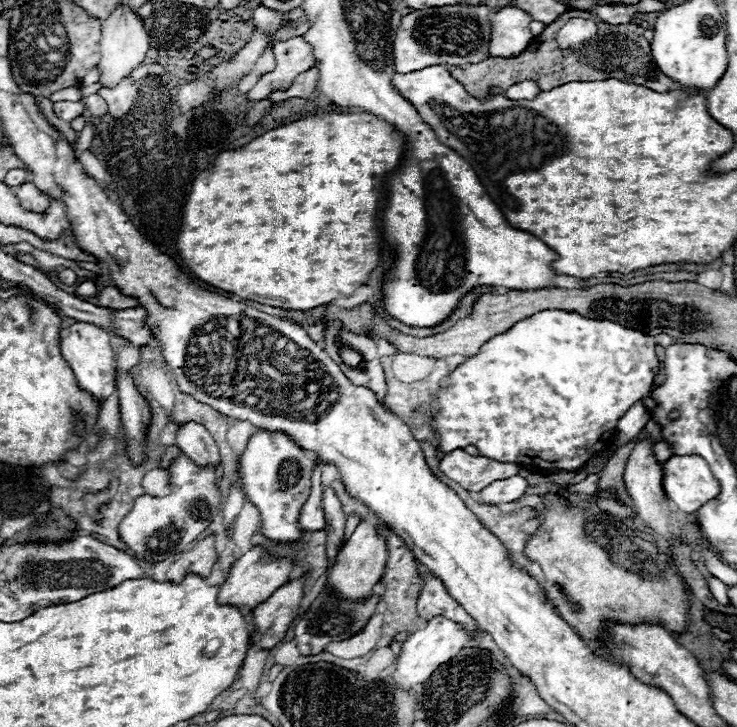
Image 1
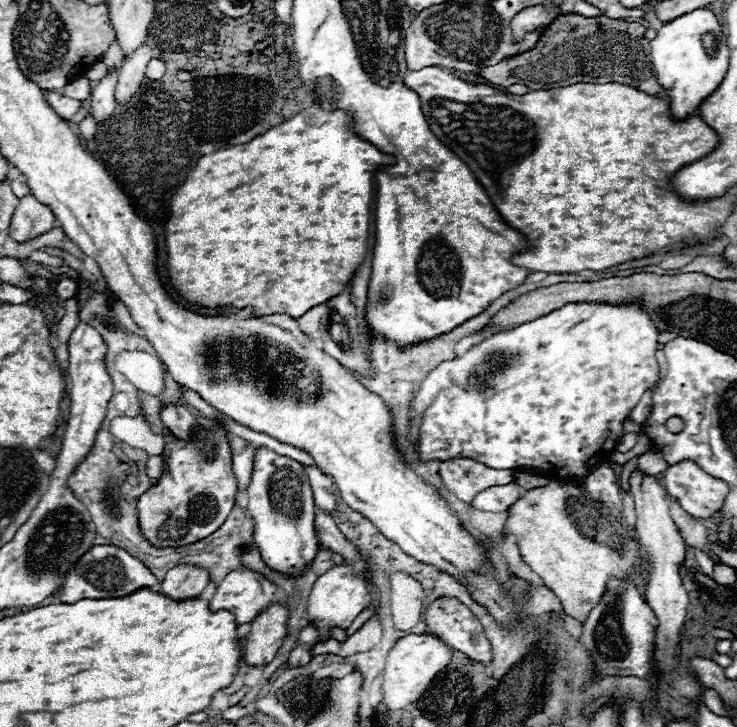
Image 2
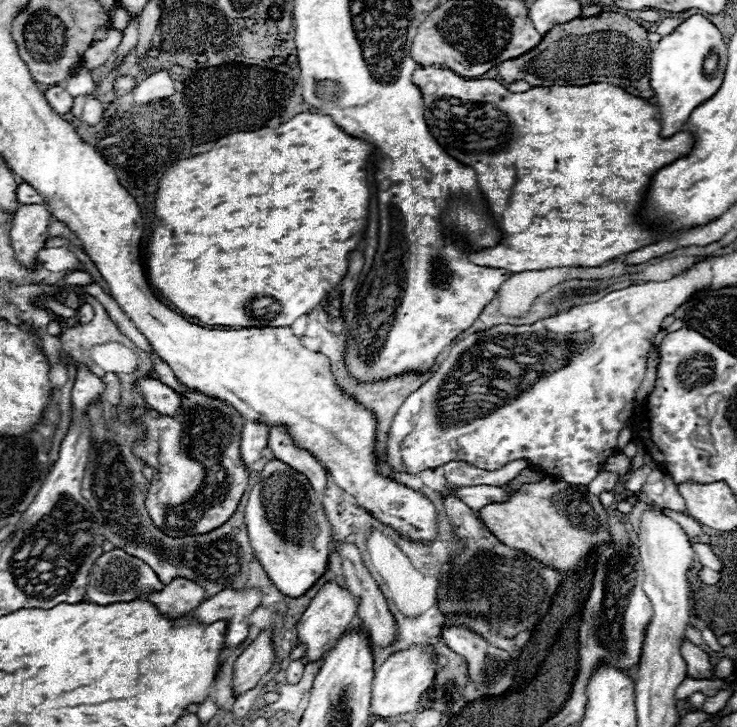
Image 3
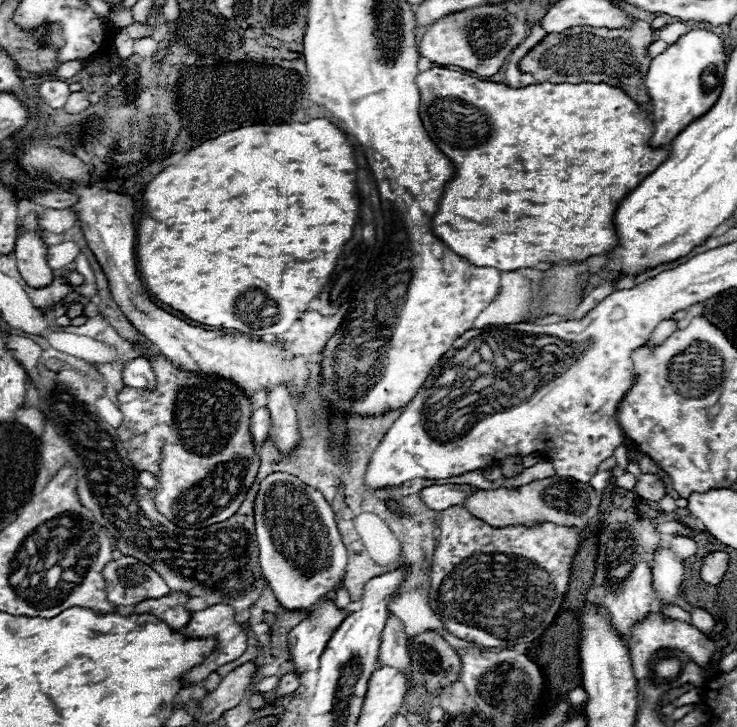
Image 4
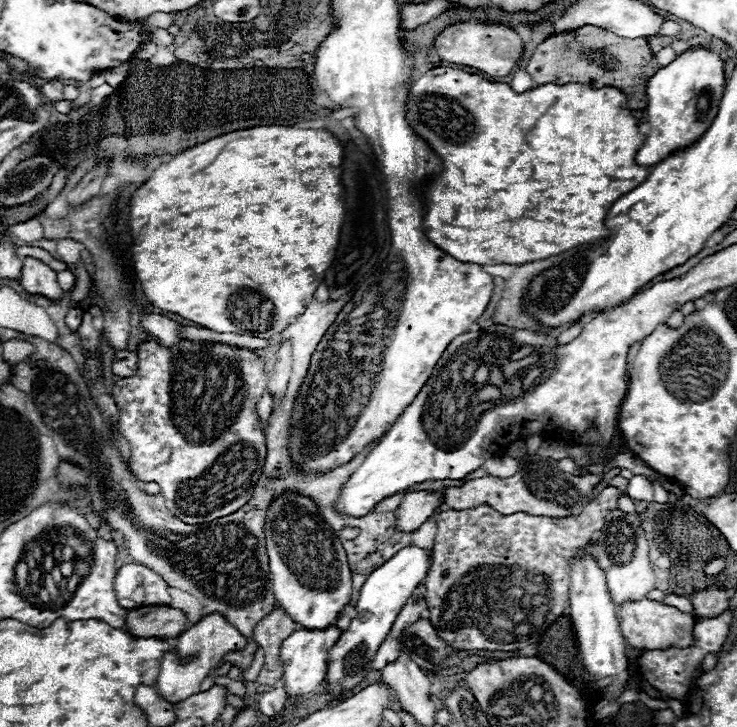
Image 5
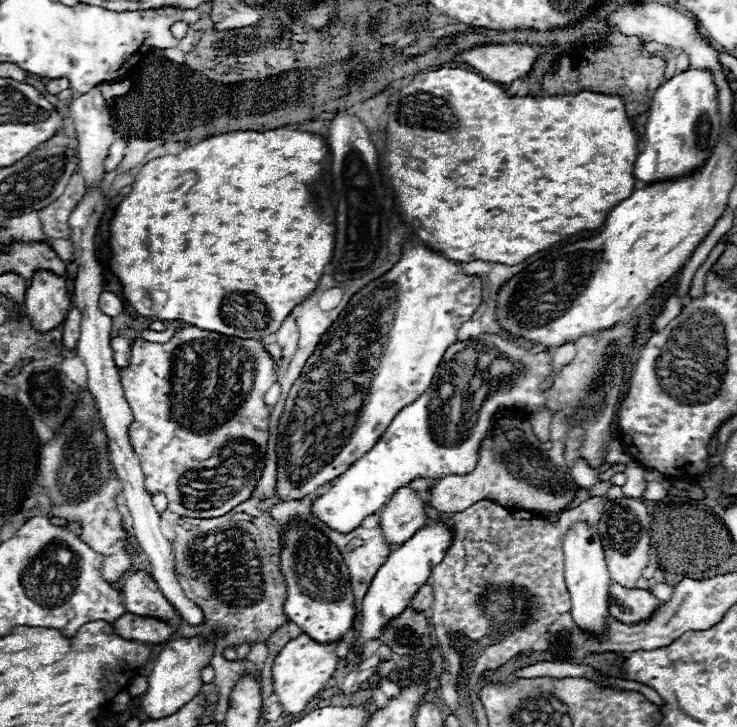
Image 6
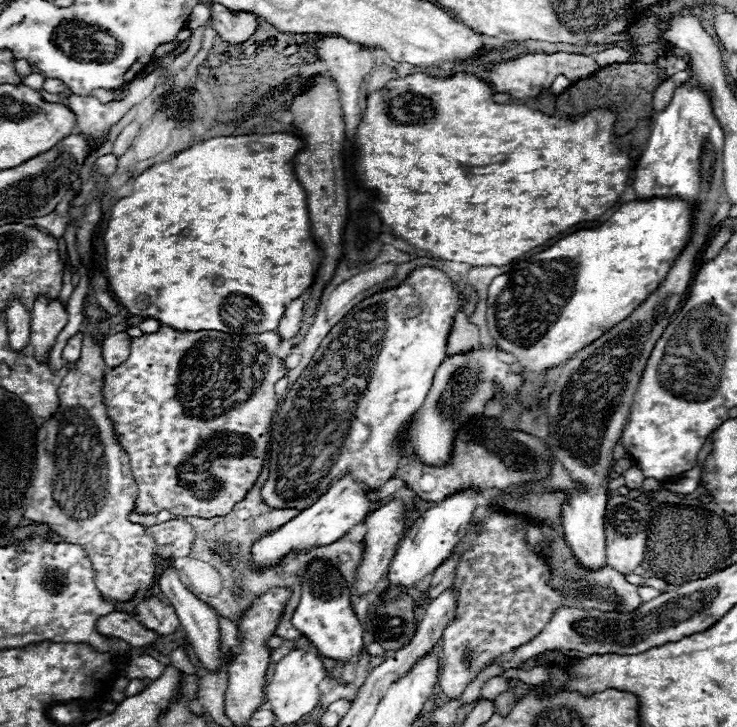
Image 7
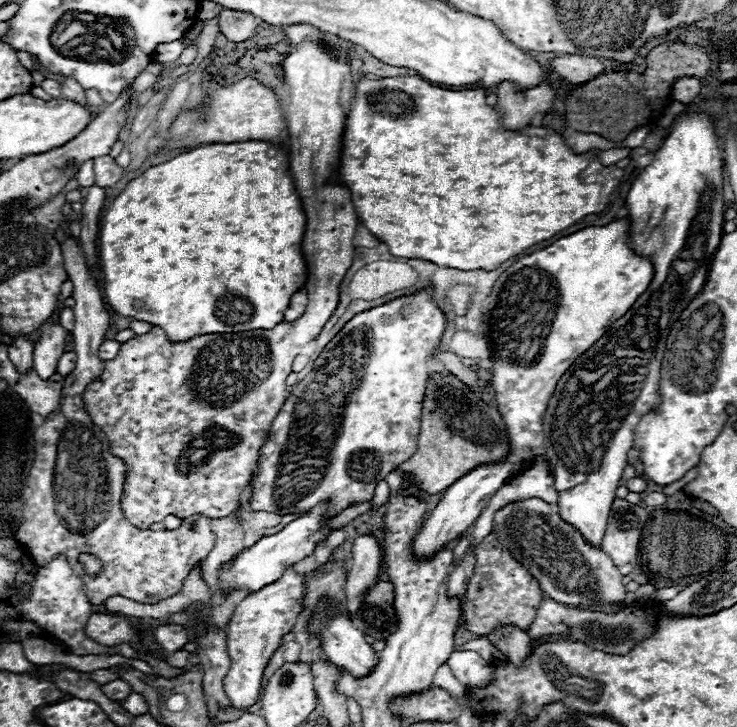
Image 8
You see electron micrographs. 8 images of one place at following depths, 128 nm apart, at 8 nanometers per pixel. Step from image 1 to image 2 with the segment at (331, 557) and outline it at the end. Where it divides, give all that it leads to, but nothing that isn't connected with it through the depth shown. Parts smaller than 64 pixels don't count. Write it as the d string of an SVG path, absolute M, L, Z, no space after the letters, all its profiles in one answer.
M304 466L310 486L314 490L314 504L318 508L326 508L326 510L334 510L336 506L336 486L332 482L330 476L326 476L322 470L318 470L316 466Z

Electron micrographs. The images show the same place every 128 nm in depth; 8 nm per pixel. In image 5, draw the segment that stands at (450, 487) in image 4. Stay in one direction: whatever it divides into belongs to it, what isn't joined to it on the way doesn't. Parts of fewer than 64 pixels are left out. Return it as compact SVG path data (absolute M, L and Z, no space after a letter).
M430 490L406 492L396 508L396 528L400 532L418 530L440 506L440 498L442 498L440 492L430 492Z

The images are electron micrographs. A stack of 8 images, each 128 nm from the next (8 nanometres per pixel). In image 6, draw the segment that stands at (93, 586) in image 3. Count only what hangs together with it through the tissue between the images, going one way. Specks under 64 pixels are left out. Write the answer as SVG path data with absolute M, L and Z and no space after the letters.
M130 572L124 578L122 596L126 610L136 616L150 616L170 622L176 616L174 606L164 598L154 578L146 572Z

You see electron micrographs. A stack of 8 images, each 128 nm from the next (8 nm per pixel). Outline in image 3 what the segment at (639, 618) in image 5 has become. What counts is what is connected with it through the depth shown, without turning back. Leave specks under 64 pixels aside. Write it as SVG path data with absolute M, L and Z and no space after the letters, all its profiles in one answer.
M686 638L682 640L682 656L688 664L688 676L692 676L692 678L712 678L714 676L710 656L700 646L692 644Z

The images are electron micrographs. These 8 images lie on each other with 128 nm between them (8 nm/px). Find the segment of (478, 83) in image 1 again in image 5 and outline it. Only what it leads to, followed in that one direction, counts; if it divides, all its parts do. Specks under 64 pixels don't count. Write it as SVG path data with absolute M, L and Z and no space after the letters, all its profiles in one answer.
M584 26L572 32L550 36L536 48L534 56L526 66L526 72L532 76L536 84L580 82L592 88L614 86L626 94L628 106L632 110L646 108L648 104L646 84L656 70L658 62L654 60L654 54L644 38L626 40L612 32L606 32L604 28L594 28L594 26Z

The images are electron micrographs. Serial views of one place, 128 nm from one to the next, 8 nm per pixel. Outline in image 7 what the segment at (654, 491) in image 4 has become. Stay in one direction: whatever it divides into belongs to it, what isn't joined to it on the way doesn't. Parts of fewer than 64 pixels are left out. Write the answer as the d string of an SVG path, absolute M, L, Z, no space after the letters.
M630 468L624 472L624 478L626 478L626 488L630 490L640 490L642 488L642 482L644 482L644 474L640 468Z

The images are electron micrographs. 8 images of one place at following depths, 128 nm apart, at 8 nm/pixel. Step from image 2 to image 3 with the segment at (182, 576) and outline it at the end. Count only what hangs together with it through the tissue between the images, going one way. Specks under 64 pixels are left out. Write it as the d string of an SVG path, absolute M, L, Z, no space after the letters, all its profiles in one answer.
M176 578L166 584L162 592L148 594L146 600L150 600L164 616L180 618L190 614L204 600L204 590L196 582Z

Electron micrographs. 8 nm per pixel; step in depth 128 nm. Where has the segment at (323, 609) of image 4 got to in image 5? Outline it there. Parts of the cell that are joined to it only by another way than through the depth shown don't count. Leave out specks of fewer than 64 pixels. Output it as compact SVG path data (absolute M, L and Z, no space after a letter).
M330 626L326 630L296 630L292 632L280 646L280 660L284 666L282 680L288 696L302 696L316 690L326 676L328 662L330 662L330 648L338 642L340 630Z

